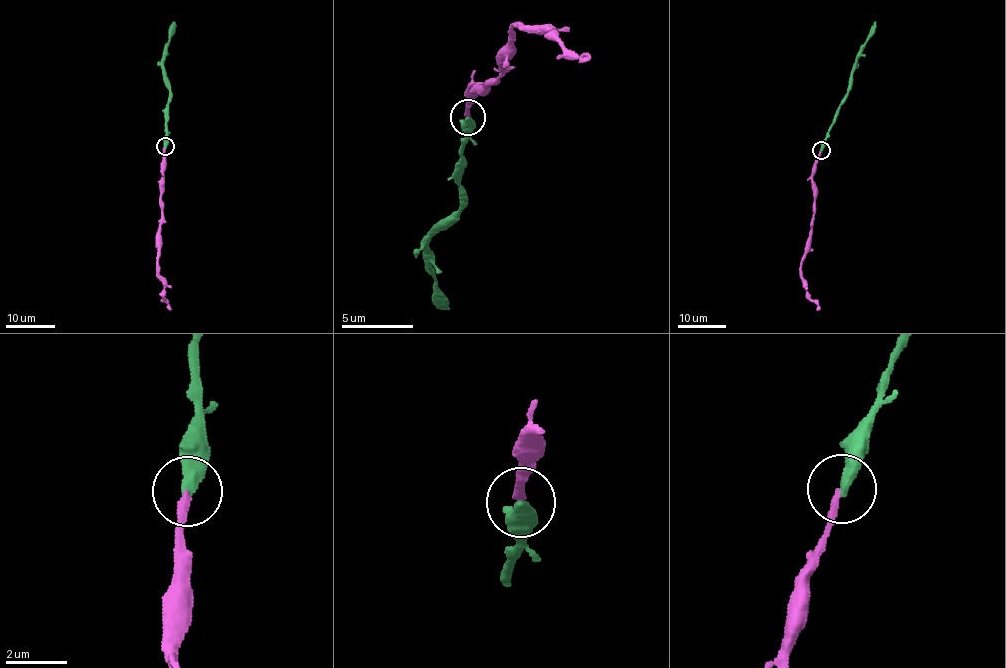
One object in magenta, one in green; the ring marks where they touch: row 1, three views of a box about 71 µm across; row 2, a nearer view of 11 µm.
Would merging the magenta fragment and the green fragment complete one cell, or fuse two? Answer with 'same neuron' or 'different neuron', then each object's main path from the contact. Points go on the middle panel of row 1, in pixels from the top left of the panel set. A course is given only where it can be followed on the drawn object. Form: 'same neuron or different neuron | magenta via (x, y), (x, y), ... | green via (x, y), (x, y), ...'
same neuron | magenta via (467, 116), (474, 87), (495, 82), (512, 56), (511, 31), (521, 22), (554, 31), (579, 56), (589, 52) | green via (467, 116), (456, 167), (461, 202), (435, 225), (424, 245), (425, 264), (436, 285), (439, 308)

